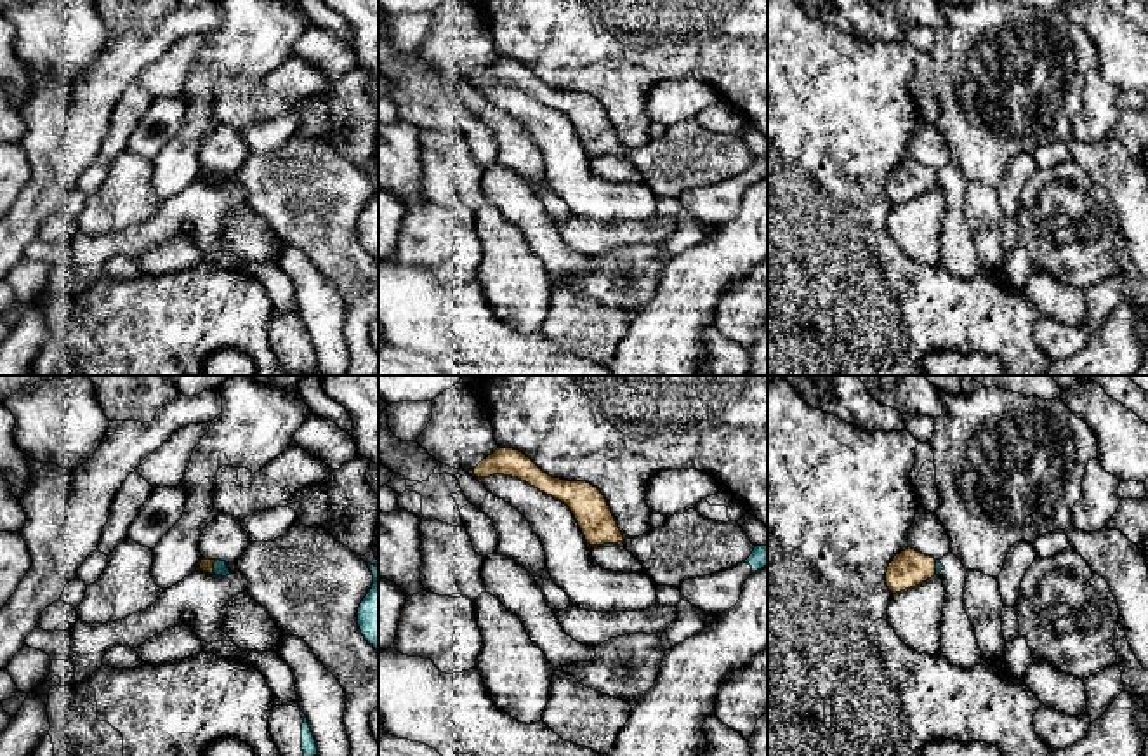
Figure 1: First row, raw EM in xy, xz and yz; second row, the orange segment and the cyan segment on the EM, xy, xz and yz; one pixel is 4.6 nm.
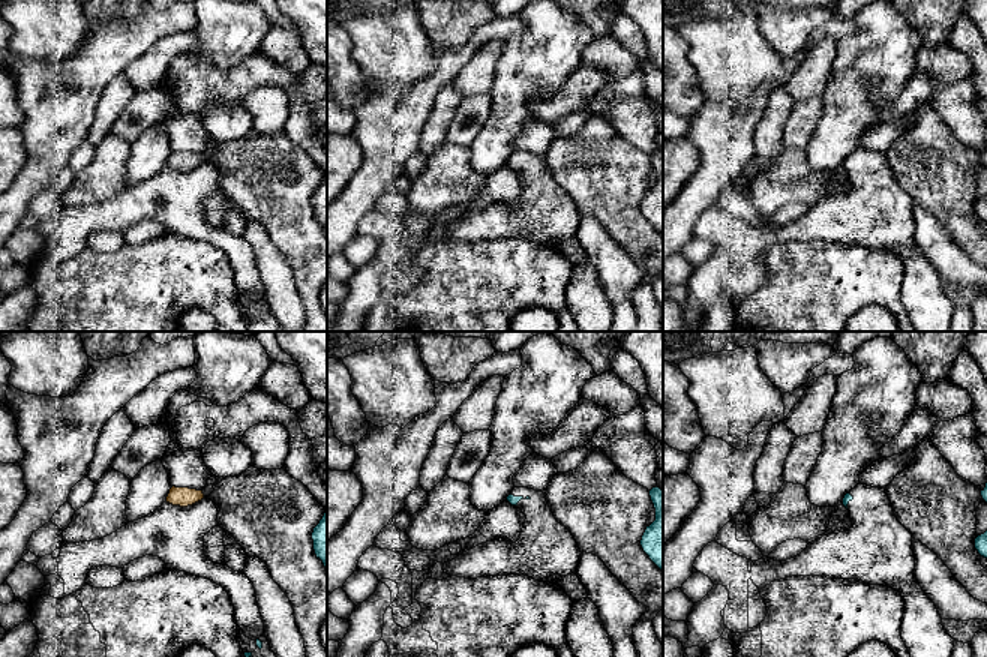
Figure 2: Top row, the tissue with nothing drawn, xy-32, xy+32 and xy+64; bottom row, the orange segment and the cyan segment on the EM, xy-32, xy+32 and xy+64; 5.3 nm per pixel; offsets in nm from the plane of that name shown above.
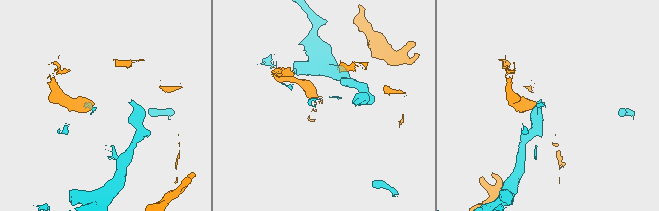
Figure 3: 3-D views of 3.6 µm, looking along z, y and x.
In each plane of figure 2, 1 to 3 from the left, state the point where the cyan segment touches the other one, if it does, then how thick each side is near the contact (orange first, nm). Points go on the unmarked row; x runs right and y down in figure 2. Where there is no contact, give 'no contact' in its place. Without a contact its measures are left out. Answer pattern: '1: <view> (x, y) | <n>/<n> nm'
1: no contact
2: no contact
3: no contact

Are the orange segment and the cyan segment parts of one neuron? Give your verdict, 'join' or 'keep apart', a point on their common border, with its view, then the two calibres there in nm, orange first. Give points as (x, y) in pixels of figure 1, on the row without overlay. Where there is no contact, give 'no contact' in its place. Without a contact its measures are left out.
keep apart | yz (935, 178) | 170/40 nm

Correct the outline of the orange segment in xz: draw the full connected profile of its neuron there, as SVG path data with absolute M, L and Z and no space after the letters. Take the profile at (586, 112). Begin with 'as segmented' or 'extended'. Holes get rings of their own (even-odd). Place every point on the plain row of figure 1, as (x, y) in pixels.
as segmented | M497 59L474 78L476 89L512 87L564 113L573 123L587 155L618 155L623 149L601 101L587 92L566 92L544 83L530 68L514 59Z

